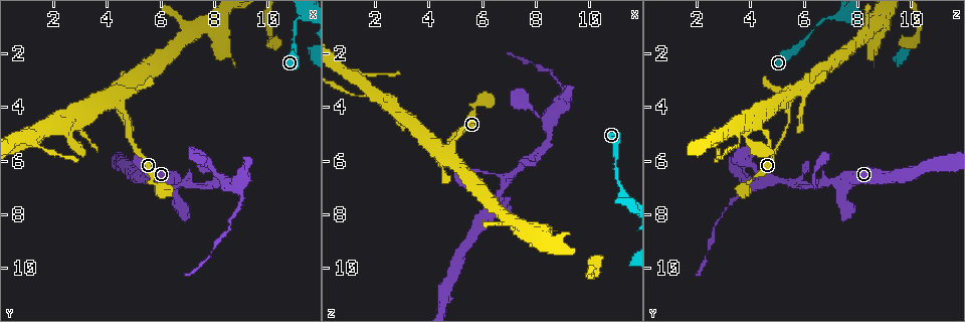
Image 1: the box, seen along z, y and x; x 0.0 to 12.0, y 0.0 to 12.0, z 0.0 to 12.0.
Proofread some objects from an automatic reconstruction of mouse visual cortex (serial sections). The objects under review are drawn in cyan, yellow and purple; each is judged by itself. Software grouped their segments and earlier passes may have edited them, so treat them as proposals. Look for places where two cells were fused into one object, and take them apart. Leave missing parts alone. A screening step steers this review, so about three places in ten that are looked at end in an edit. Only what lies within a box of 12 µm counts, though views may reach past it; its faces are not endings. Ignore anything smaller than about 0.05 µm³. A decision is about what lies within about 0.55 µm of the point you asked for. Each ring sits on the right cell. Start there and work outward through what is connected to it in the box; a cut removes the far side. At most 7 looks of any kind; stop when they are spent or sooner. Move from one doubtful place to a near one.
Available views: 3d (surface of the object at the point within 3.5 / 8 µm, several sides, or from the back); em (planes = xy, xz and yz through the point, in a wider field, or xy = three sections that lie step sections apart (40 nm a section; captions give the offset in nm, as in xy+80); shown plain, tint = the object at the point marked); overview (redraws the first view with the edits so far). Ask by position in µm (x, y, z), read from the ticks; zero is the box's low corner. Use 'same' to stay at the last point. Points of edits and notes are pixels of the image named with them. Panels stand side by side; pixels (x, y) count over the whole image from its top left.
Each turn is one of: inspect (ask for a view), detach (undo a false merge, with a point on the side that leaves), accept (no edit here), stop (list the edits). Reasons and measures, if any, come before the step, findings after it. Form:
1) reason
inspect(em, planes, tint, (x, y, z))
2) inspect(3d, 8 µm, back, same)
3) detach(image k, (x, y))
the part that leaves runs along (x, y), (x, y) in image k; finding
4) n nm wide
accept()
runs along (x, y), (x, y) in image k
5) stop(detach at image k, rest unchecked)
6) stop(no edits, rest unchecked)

inspect(3d, 3.5 µm, back, (8.1, 6.8, 5.8))

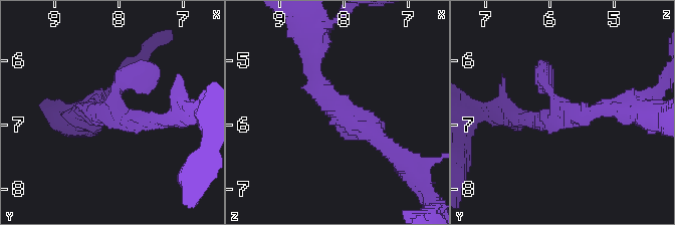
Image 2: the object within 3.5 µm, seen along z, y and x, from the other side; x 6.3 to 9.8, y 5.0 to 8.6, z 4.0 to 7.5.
3 arms; arms of 200, 250, 250 nm; now the EM
inspect(em, planes, tint, (8.05, 6.85, 5.80))

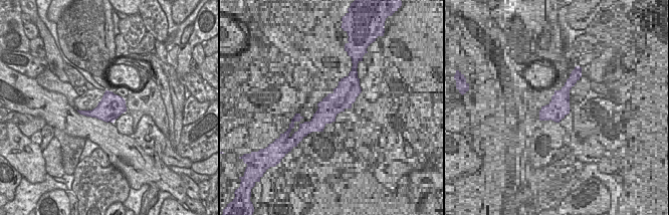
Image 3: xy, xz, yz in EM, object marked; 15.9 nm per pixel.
accept()
runs along (397, 152), (322, 97), (313, 56) in image 2; one cell here

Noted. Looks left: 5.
thick turns thin
inspect(3d, 8 µm, (9.1, 7.4, 3.4))

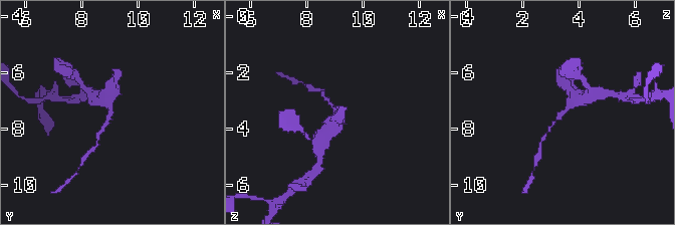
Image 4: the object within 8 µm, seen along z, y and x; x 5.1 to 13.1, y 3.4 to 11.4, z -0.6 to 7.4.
shape alone is not enough
inspect(em, xy, step 2, tint, (9.0, 7.4, 3.4))

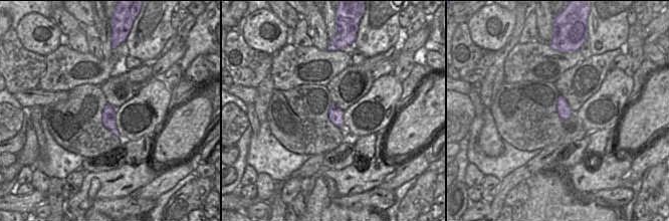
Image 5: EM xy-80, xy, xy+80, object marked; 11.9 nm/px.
arms of 150, 450 nm
accept()
runs along (585, 97), (575, 99), (546, 133) in image 4; all the same cell

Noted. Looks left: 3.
inspect(3d, 8 µm, (1.7, 5.1, 3.6))

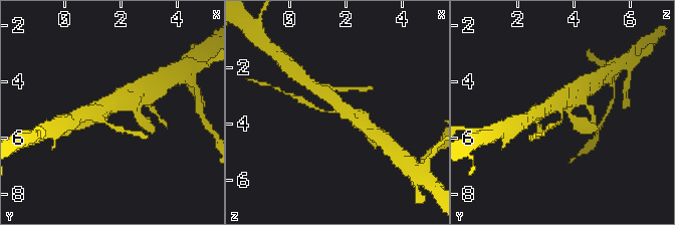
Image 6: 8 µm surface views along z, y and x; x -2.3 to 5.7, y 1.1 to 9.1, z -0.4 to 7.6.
inspect(3d, 3.5 µm, back, (1.6, 5.1, 3.6))

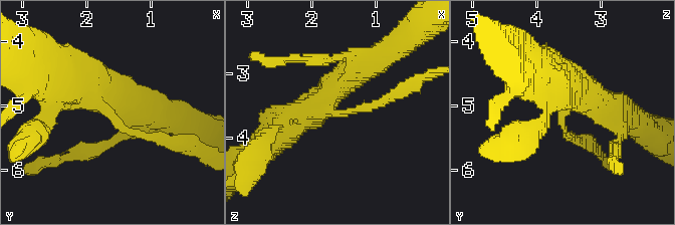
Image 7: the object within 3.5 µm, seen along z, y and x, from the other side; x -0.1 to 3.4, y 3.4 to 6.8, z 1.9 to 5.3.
3 arms; arms of 150, 450, 500 nm
inspect(em, planes, tint, (1.65, 5.10, 3.60))

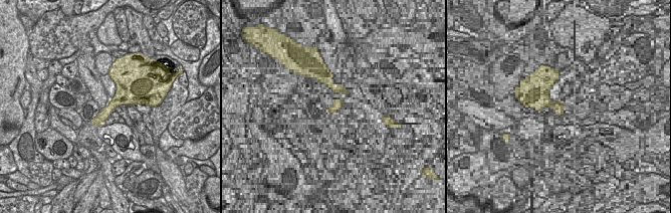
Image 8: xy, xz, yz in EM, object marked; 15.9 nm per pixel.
detach(image 7, (366, 108))
the part that leaves runs along (340, 114), (380, 103), (423, 77) in image 7; a second cell is stuck on

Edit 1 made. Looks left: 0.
stop(detach at image 7, rest unchecked)

